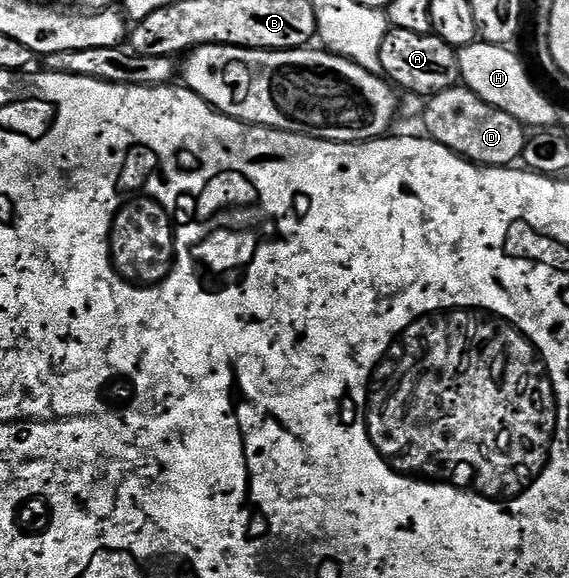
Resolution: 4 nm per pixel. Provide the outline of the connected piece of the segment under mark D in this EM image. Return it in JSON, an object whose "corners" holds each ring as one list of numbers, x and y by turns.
{"corners":[[455,86,433,95,425,105,423,118,429,137,481,165,515,165,523,157,528,139,524,124,509,113,488,106,468,87]]}

